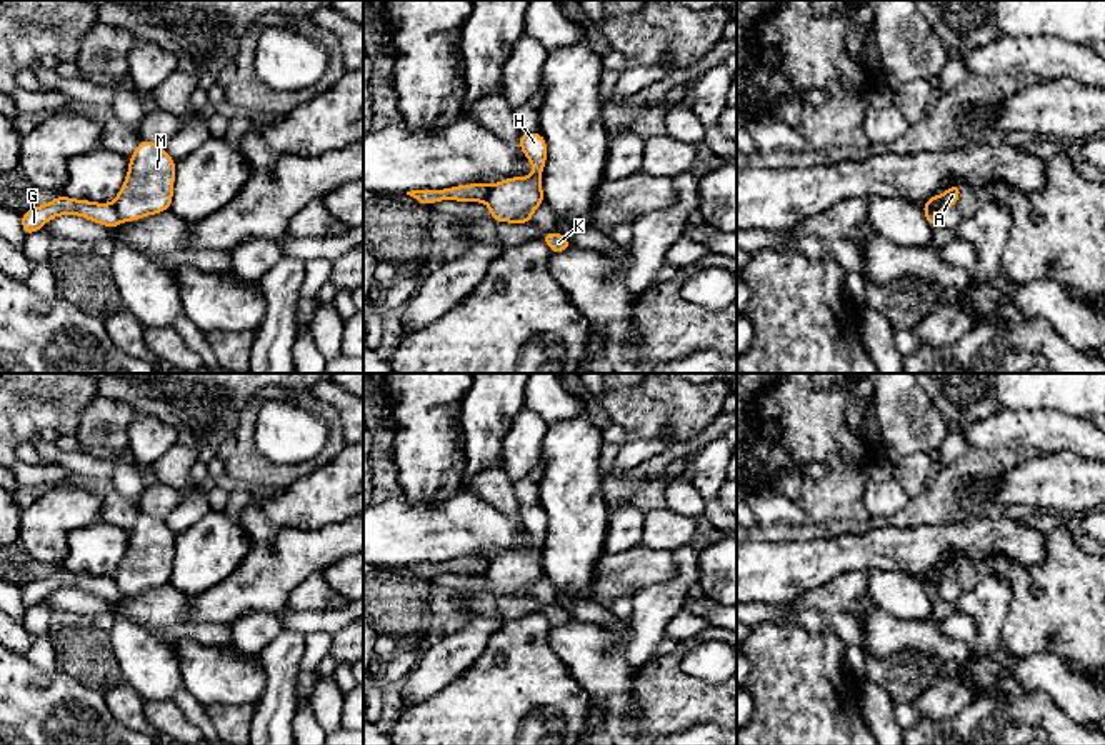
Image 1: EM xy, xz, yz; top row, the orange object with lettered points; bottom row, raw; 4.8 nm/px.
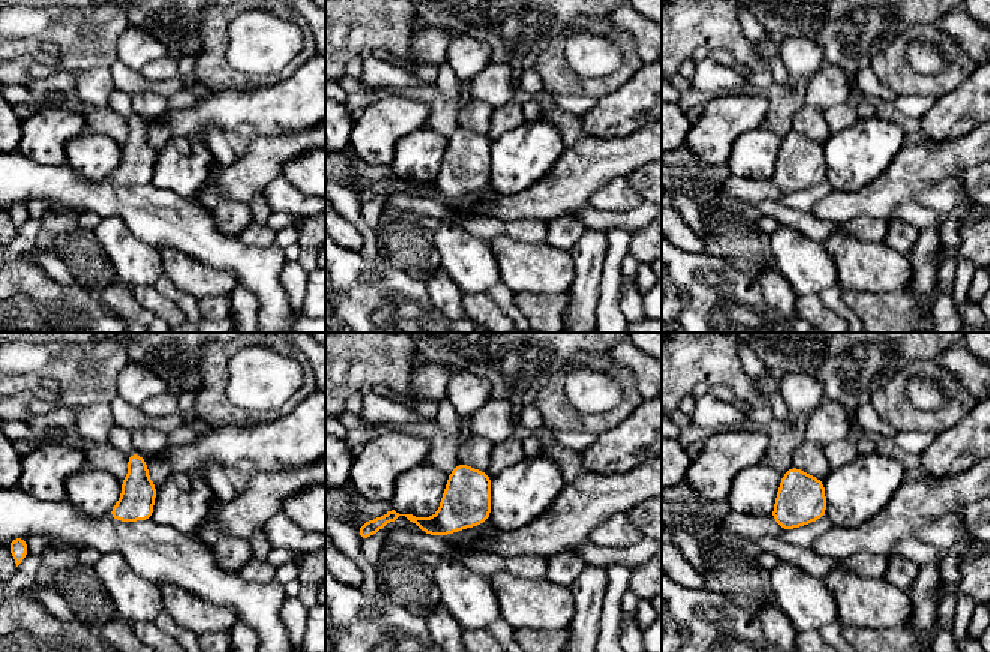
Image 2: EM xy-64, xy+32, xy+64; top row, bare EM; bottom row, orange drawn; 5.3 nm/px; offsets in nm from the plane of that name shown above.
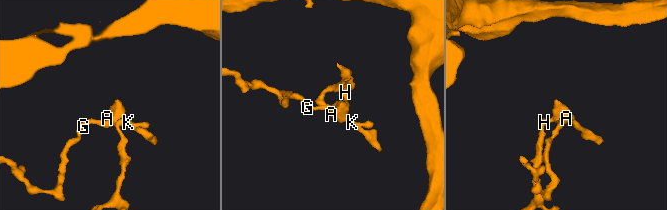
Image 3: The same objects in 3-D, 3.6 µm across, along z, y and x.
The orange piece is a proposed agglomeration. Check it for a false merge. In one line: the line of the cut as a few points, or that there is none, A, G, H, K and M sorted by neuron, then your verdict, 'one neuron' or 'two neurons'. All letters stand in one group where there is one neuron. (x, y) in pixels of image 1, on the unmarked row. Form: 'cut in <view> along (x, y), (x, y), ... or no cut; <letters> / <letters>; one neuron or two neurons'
cut in xy along (110, 577), (122, 592); A H K M / G; two neurons

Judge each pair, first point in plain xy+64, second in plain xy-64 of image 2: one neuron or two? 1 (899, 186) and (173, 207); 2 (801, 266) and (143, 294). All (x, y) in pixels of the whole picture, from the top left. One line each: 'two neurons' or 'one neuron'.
1: two neurons
2: two neurons

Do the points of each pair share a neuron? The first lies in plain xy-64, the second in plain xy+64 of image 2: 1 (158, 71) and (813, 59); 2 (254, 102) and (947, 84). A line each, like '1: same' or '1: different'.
1: different
2: different

